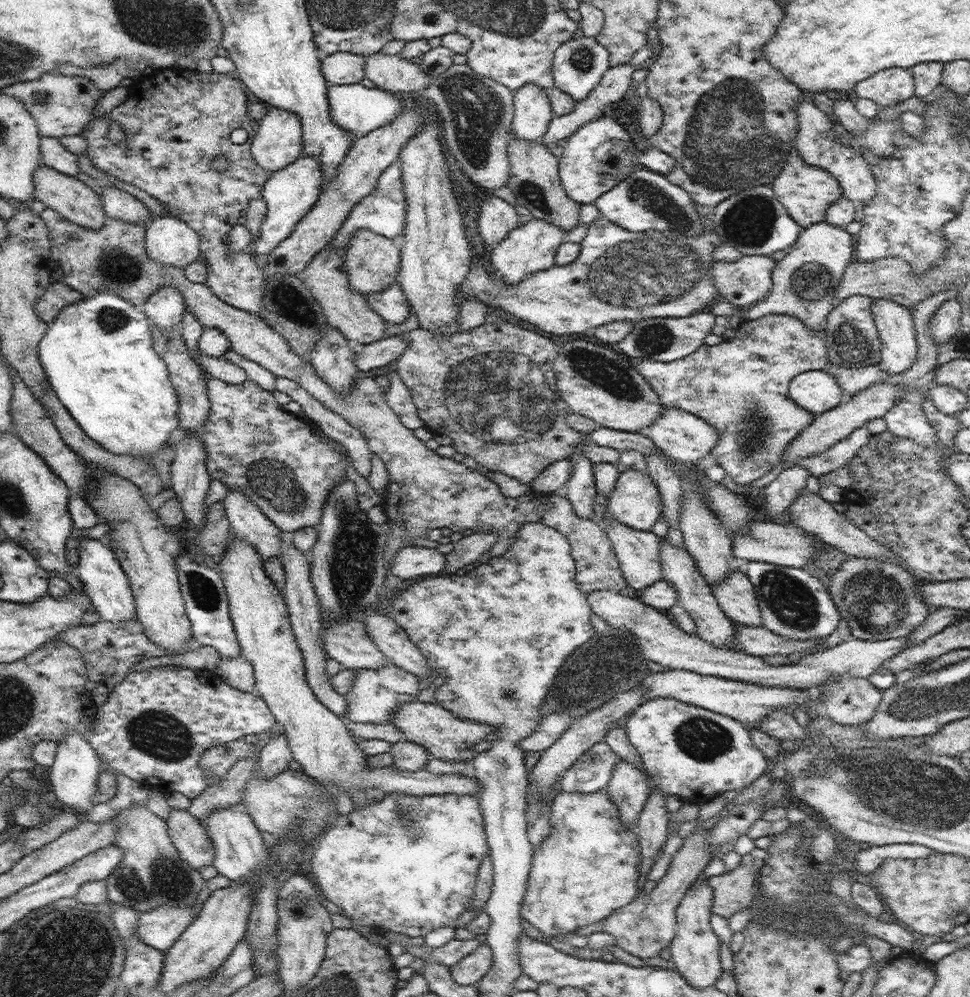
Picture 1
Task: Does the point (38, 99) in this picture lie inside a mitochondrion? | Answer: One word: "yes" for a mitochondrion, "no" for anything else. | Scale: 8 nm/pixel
yes

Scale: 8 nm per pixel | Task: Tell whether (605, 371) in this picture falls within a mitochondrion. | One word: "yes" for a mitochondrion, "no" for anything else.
yes

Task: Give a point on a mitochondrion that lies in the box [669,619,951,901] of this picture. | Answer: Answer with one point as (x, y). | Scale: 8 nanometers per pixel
(702, 739)

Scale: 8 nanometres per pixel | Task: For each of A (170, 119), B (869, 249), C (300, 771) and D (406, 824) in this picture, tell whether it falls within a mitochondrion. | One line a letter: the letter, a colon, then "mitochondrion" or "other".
A: other
B: other
C: other
D: mitochondrion

